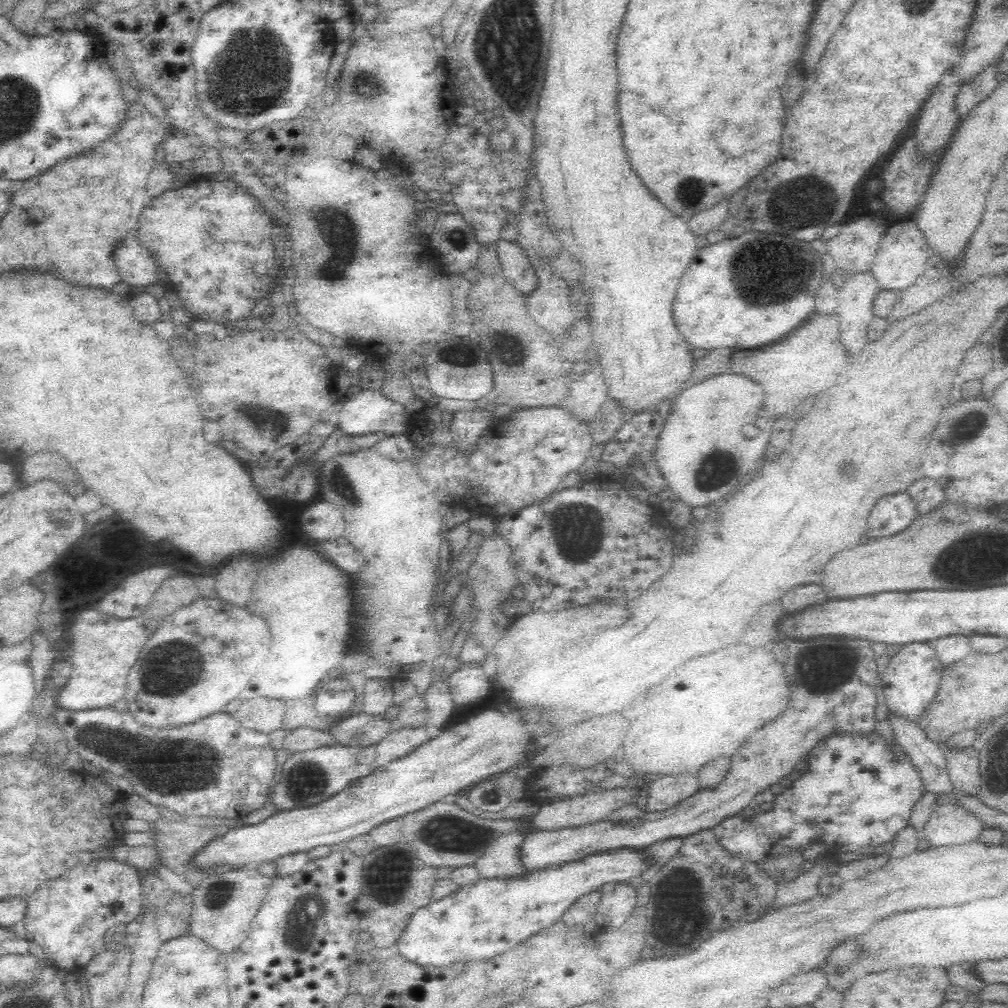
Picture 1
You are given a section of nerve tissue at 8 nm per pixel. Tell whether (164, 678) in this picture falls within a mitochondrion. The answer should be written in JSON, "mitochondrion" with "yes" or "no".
{"mitochondrion":"yes"}

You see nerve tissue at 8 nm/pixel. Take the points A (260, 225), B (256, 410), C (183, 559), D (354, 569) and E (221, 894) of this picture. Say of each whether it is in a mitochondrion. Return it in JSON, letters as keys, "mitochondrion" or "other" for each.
{"A":"other","B":"mitochondrion","C":"other","D":"other","E":"mitochondrion"}

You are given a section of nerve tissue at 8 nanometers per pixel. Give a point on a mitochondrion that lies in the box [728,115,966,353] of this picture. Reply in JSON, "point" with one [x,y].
{"point":[771,274]}

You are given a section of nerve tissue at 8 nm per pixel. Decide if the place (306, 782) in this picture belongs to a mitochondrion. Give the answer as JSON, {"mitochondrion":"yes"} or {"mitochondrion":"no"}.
{"mitochondrion":"yes"}

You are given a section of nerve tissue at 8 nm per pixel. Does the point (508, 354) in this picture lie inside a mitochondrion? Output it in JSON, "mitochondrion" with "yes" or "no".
{"mitochondrion":"yes"}

